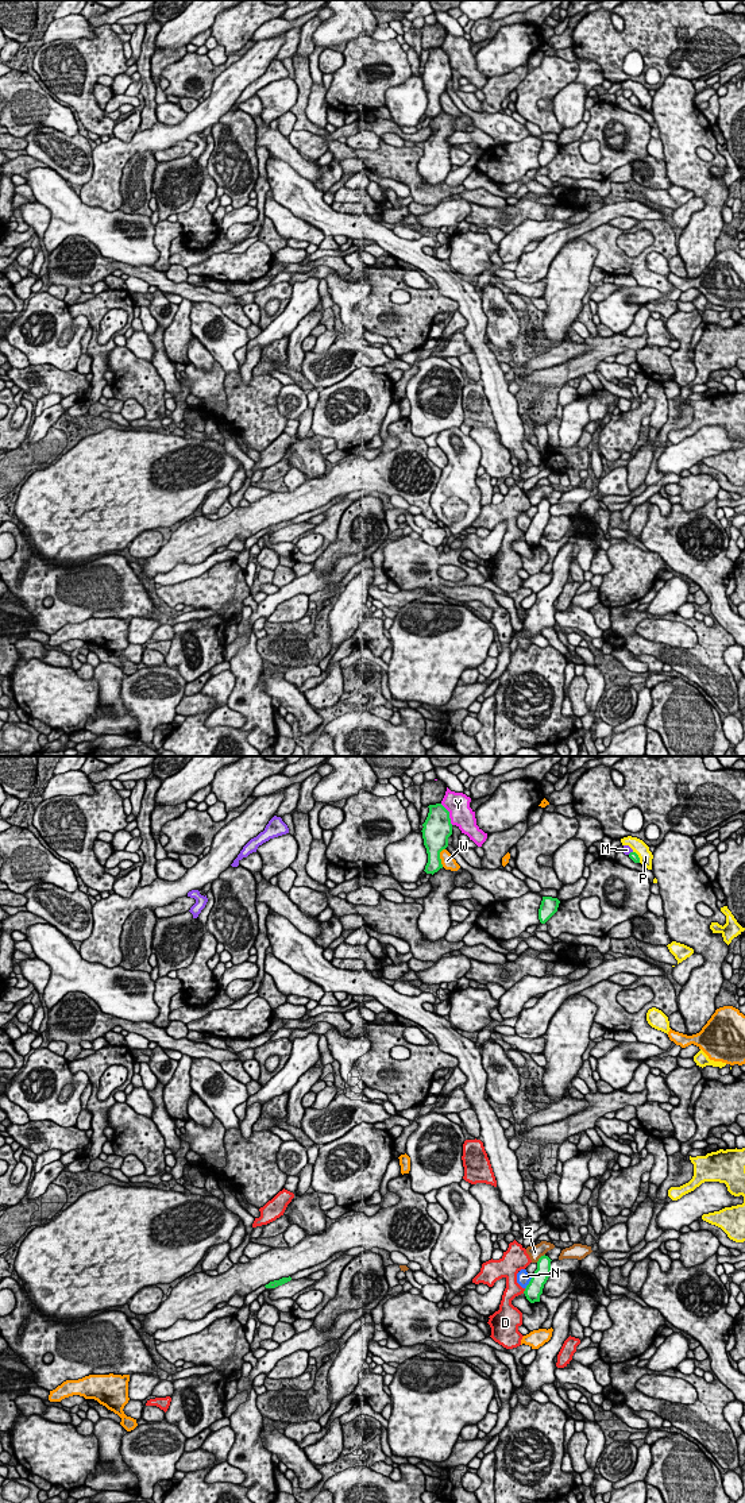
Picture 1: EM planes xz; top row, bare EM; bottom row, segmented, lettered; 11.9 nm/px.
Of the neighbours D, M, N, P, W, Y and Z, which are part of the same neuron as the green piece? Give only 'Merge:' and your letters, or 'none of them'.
Merge: none of them

